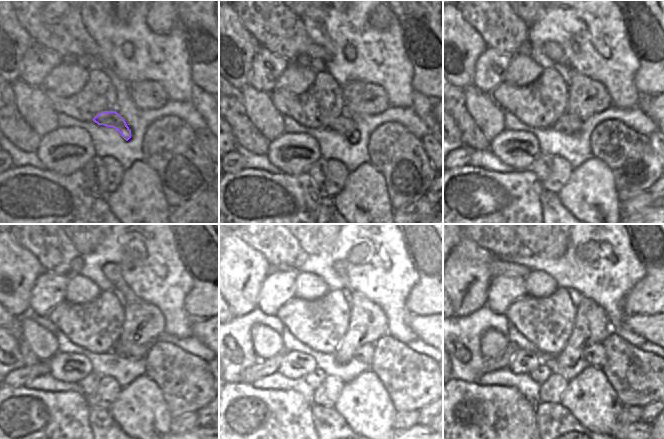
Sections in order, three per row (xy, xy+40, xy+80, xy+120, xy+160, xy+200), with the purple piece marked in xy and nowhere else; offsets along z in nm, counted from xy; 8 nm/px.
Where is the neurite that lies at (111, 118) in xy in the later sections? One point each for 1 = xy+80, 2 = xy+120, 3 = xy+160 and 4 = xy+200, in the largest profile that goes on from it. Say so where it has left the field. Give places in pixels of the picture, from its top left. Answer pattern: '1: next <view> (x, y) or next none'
1: next xy+80 (569, 124)
2: next xy+120 (140, 351)
3: next xy+160 (365, 353)
4: next xy+200 (595, 355)

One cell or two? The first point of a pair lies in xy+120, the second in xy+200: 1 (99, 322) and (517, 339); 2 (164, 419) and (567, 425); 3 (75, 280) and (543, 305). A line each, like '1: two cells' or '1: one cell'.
1: two cells
2: two cells
3: two cells

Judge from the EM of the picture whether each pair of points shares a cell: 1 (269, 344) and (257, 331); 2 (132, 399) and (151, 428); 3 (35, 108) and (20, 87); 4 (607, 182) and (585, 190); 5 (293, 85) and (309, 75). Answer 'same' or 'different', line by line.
1: same
2: same
3: same
4: same
5: same

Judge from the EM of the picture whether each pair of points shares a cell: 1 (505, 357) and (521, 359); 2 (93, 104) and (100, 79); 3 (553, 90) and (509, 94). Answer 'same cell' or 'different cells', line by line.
1: different cells
2: same cell
3: same cell

